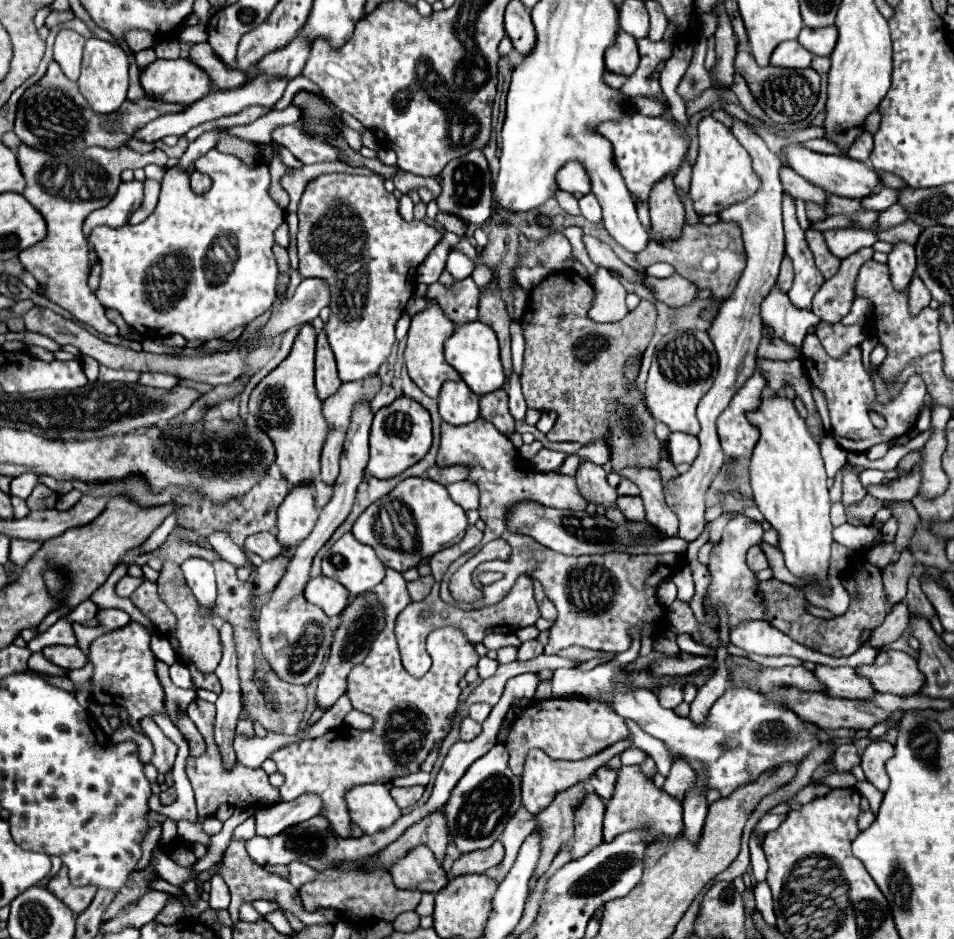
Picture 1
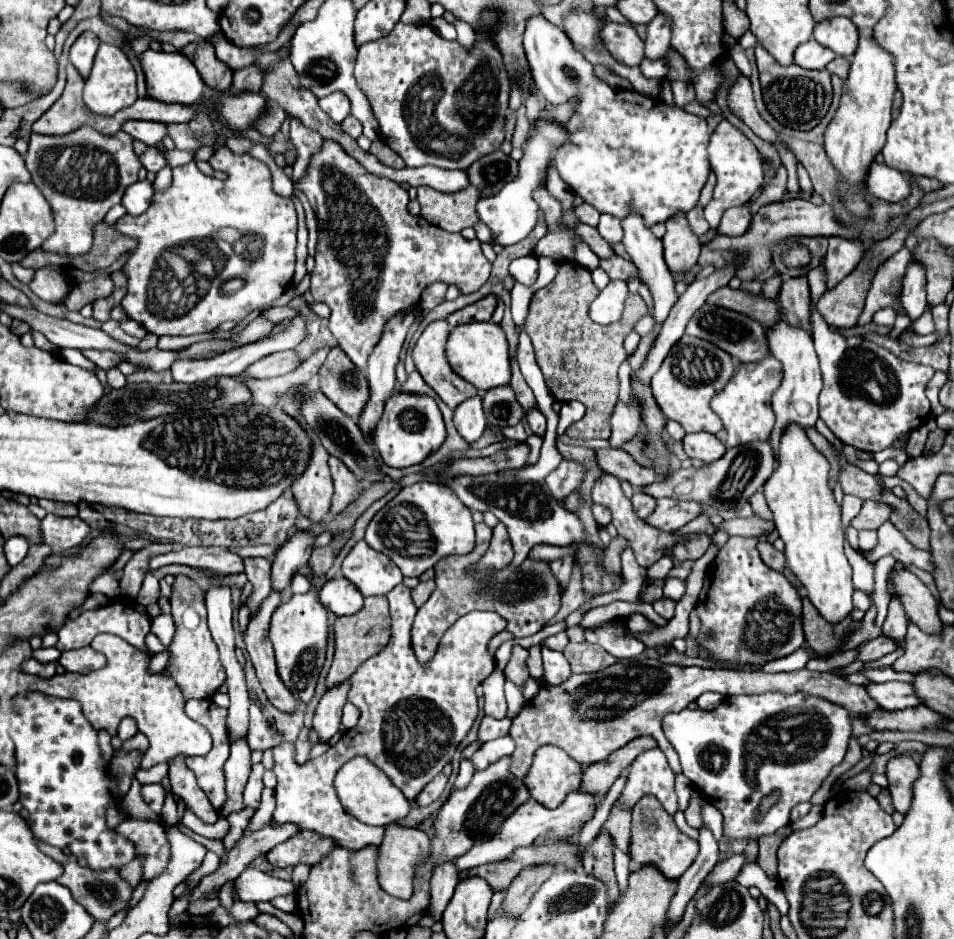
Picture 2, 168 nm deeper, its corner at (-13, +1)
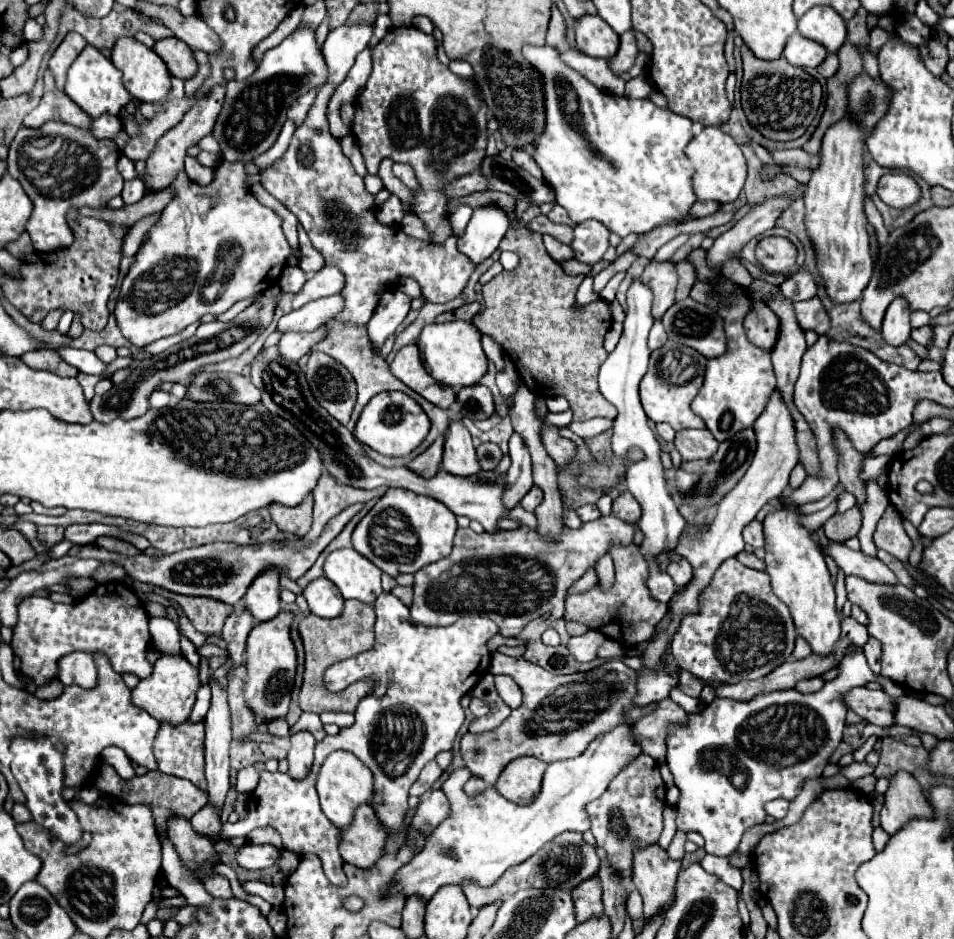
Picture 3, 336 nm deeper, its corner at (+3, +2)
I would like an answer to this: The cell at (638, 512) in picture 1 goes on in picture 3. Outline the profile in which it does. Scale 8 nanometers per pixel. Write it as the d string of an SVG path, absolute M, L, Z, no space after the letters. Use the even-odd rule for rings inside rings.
M620 492L620 494L614 498L612 514L614 514L616 518L620 518L622 522L632 522L632 524L636 524L636 522L640 520L642 510L640 510L636 498L632 498L632 494Z

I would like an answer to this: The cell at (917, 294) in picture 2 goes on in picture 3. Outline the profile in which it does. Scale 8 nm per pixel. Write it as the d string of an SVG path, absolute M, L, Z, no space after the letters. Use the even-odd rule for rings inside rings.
M896 298L884 316L882 322L882 338L890 346L902 346L910 340L910 308L904 298Z

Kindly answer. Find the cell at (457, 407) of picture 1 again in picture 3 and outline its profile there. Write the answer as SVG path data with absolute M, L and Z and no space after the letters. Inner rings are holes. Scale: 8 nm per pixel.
M460 420L452 422L446 434L442 468L448 474L456 474L456 476L472 476L482 470L476 456L476 448L472 446L470 432L464 428Z

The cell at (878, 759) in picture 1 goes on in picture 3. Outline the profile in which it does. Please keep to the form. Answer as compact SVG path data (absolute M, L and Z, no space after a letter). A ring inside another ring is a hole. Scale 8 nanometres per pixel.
M898 772L890 780L886 804L880 810L880 818L884 832L892 836L912 818L934 818L934 810L922 794L920 784L908 772Z

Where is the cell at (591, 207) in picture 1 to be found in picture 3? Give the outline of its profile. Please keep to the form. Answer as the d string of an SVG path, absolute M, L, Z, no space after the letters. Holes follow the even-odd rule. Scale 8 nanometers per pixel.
M584 220L576 224L570 248L574 252L574 260L594 266L608 250L608 228L598 220Z

